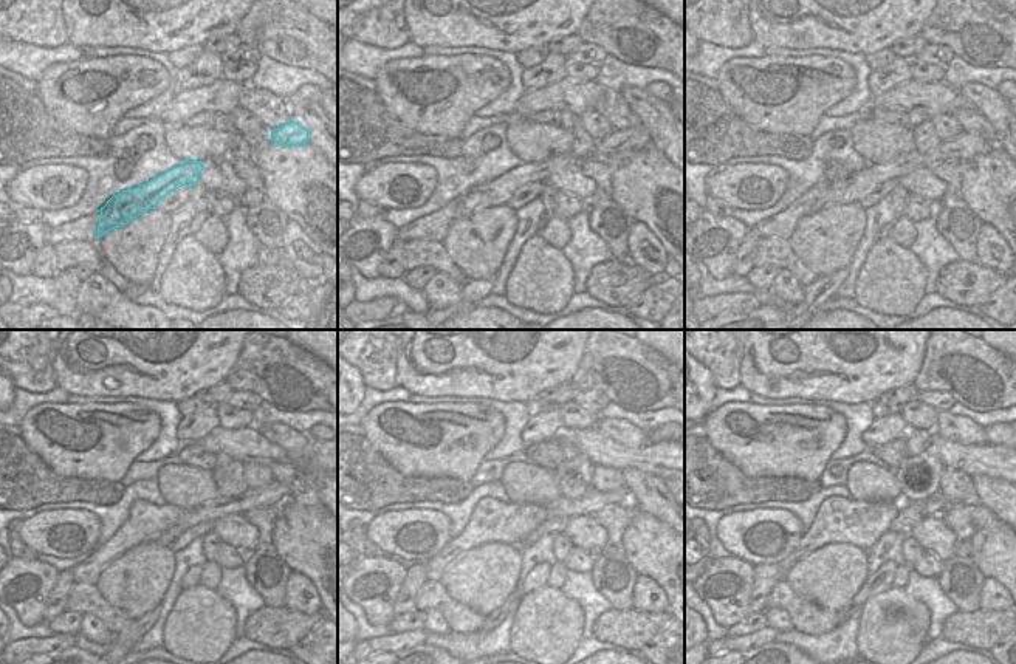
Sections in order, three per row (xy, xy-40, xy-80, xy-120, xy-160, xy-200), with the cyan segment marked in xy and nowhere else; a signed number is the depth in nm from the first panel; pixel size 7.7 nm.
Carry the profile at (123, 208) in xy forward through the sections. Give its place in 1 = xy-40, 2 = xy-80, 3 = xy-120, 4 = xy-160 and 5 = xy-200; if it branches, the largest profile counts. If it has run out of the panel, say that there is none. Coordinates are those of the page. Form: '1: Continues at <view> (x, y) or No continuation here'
1: Continues at xy-40 (499, 191)
2: Continues at xy-80 (965, 146)
3: Continues at xy-120 (271, 496)
4: Continues at xy-160 (593, 502)
5: Continues at xy-200 (936, 505)

